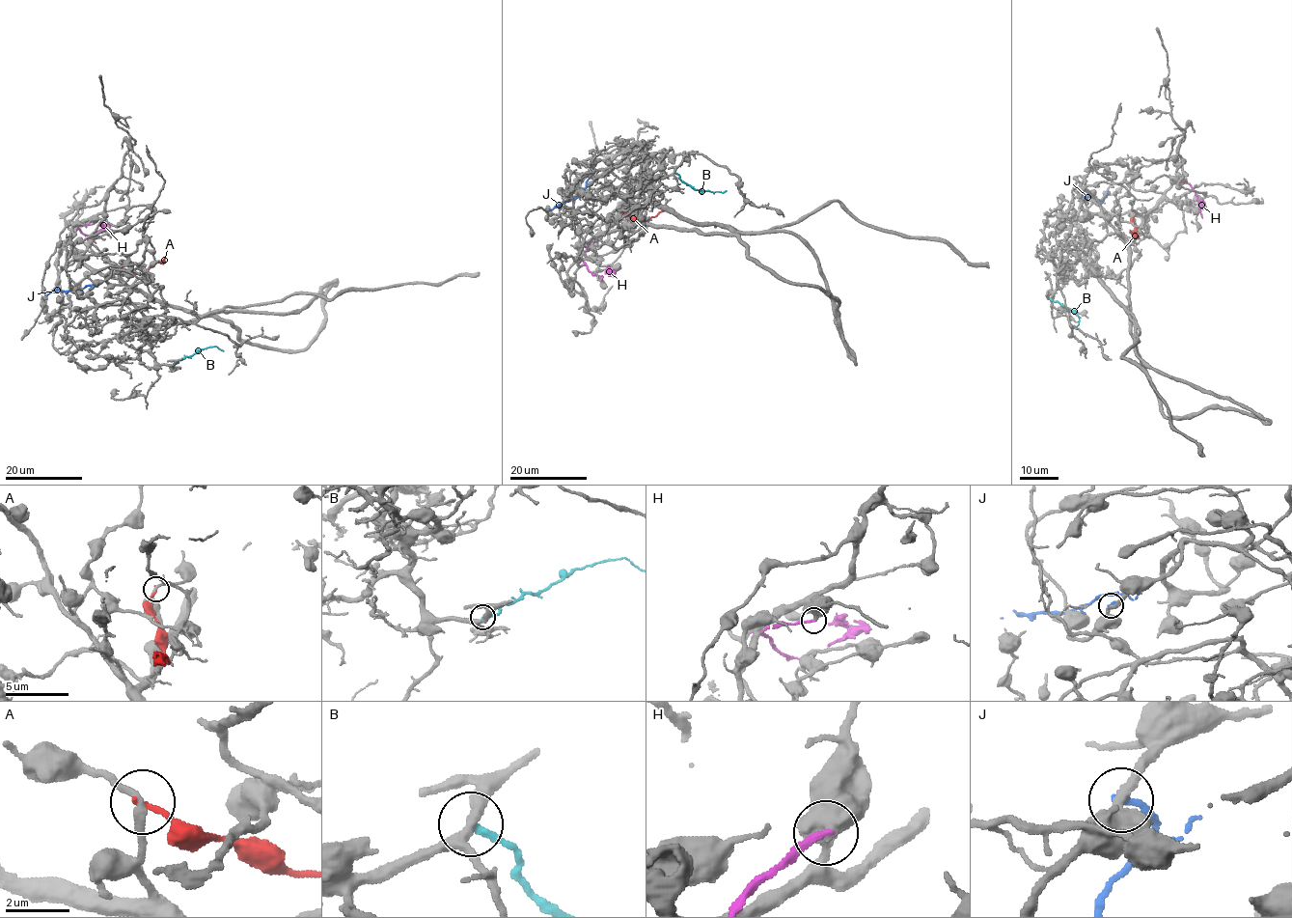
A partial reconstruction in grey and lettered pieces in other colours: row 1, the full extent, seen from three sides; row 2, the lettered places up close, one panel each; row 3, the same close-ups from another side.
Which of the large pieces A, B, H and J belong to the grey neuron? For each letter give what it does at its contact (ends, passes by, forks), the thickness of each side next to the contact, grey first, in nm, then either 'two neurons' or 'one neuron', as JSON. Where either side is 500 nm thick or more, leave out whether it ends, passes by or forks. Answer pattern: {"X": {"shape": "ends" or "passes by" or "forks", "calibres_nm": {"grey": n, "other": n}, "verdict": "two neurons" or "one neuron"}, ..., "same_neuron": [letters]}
{"A": {"shape": "ends", "calibres_nm": {"grey": 220, "other": 160}, "verdict": "two neurons"}, "B": {"shape": "ends", "calibres_nm": {"grey": 300, "other": 220}, "verdict": "two neurons"}, "H": {"shape": "ends", "calibres_nm": {"grey": 420, "other": 190}, "verdict": "two neurons"}, "J": {"shape": "ends", "calibres_nm": {"grey": 280, "other": 200}, "verdict": "two neurons"}, "same_neuron": []}

